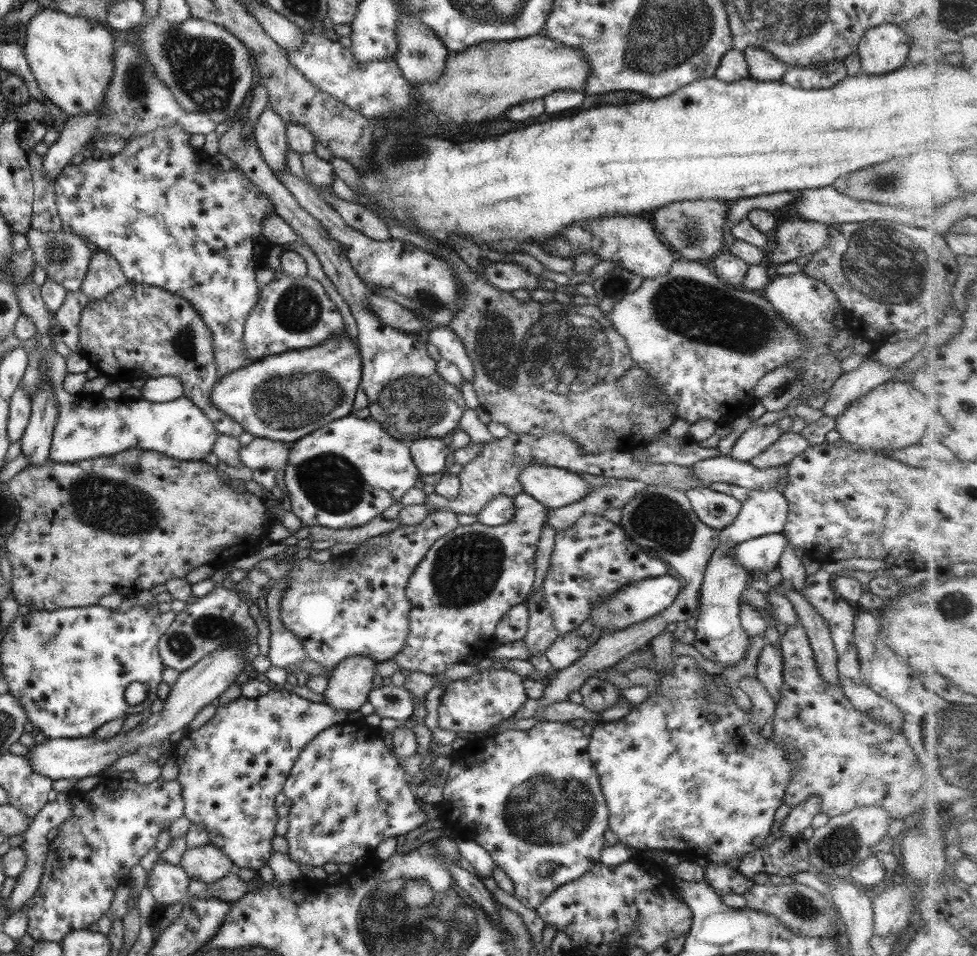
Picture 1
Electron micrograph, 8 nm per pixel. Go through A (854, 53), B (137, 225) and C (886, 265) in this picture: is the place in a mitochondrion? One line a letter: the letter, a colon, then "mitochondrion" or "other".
A: other
B: other
C: mitochondrion

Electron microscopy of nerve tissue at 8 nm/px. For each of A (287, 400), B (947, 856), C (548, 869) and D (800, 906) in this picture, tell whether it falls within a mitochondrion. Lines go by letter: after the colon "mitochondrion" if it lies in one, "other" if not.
A: mitochondrion
B: other
C: mitochondrion
D: mitochondrion

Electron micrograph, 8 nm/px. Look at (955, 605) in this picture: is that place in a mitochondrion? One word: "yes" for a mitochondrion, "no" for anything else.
yes

